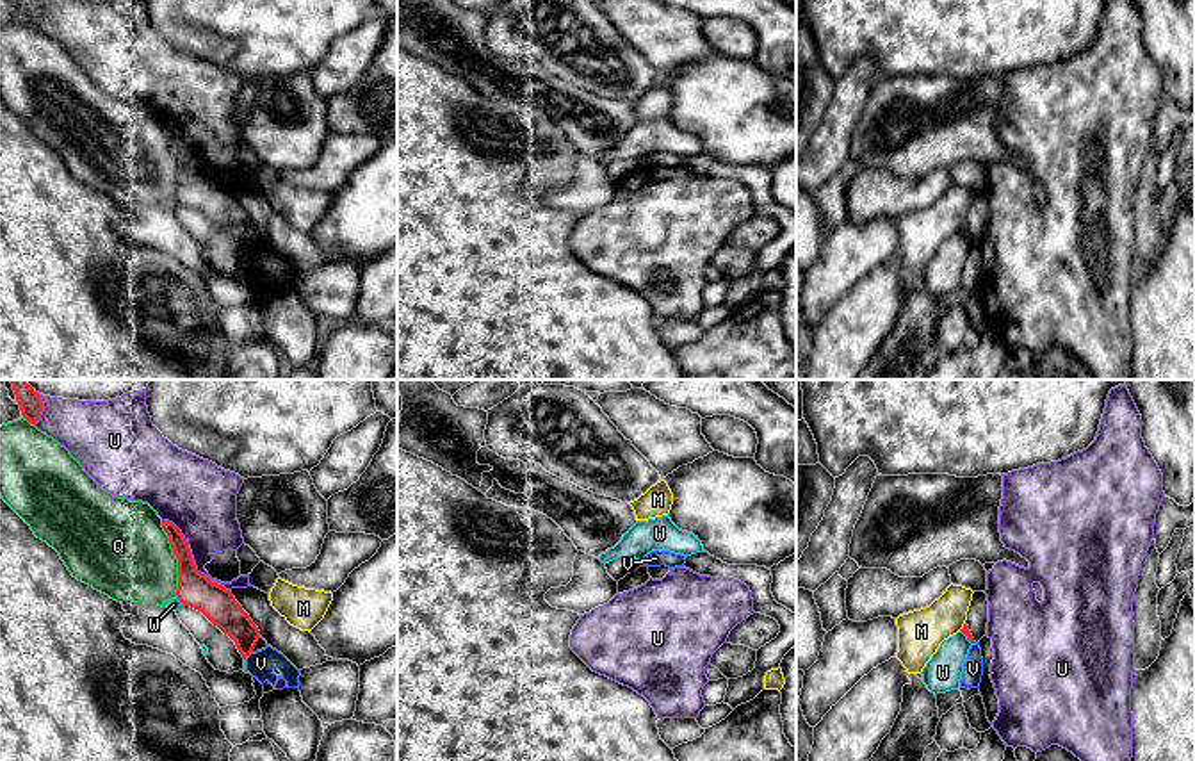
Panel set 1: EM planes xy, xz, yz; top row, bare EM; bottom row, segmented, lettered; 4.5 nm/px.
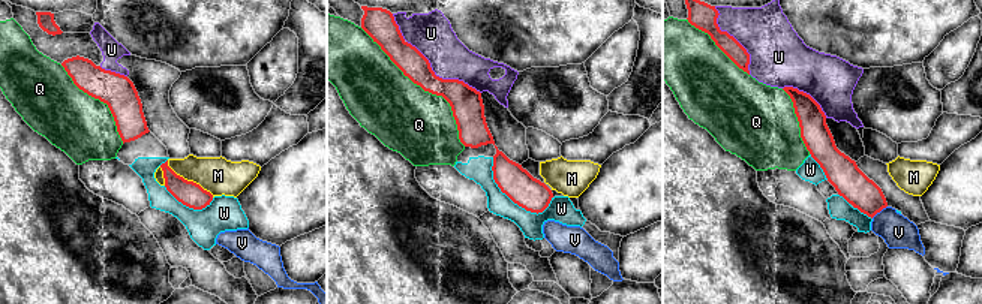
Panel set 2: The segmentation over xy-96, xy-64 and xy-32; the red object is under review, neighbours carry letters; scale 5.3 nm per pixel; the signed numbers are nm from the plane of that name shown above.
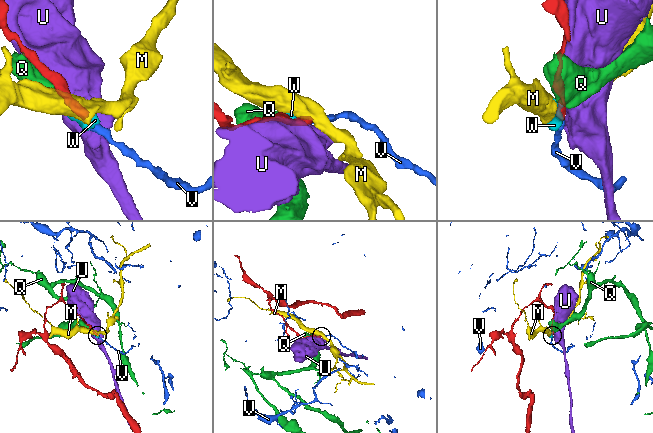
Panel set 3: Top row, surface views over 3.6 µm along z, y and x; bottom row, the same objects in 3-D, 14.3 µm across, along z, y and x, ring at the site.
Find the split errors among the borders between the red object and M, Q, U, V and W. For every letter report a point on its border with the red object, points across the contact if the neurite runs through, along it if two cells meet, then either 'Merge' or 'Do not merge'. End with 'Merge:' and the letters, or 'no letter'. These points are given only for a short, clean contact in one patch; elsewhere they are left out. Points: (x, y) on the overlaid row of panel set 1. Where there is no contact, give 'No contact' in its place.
M: Touches red at yz (964, 626). Boundary: yz (964, 622), (959, 630). Do not merge
Q: Touches red at xy (177, 558). Do not merge
U: Touches red at xy (191, 558). Do not merge
V: Touches red at xy (248, 654). Boundary: xy (252, 651), (244, 658). Do not merge
W: Touches red at yz (966, 635). Do not merge
Merge: no letter

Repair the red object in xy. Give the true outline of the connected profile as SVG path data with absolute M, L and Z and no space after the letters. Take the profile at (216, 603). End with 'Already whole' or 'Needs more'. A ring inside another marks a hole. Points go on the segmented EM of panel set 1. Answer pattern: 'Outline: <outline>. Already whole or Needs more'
Outline: M162 520L162 528L178 560L178 601L183 606L201 611L214 626L228 634L246 659L260 638L258 627L230 590L212 583L205 574L196 570L189 544L180 529L169 520Z. Already whole

